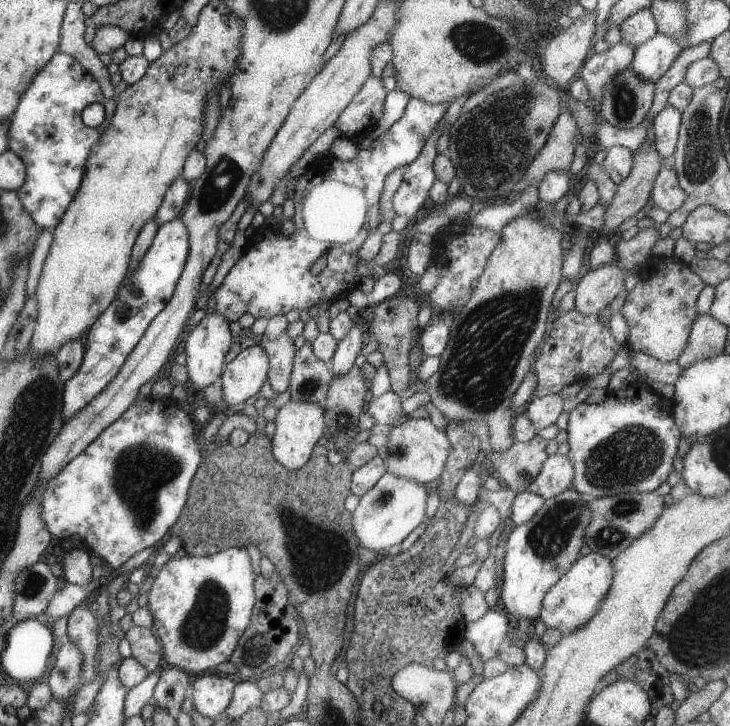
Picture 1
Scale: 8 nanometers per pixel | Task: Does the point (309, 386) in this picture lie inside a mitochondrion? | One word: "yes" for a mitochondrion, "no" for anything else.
yes

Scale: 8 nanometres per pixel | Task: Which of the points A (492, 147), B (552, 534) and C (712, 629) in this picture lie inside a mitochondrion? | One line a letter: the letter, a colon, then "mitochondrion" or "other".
A: mitochondrion
B: mitochondrion
C: mitochondrion

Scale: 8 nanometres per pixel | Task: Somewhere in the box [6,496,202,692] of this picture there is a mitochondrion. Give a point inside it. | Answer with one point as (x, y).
(36, 581)

